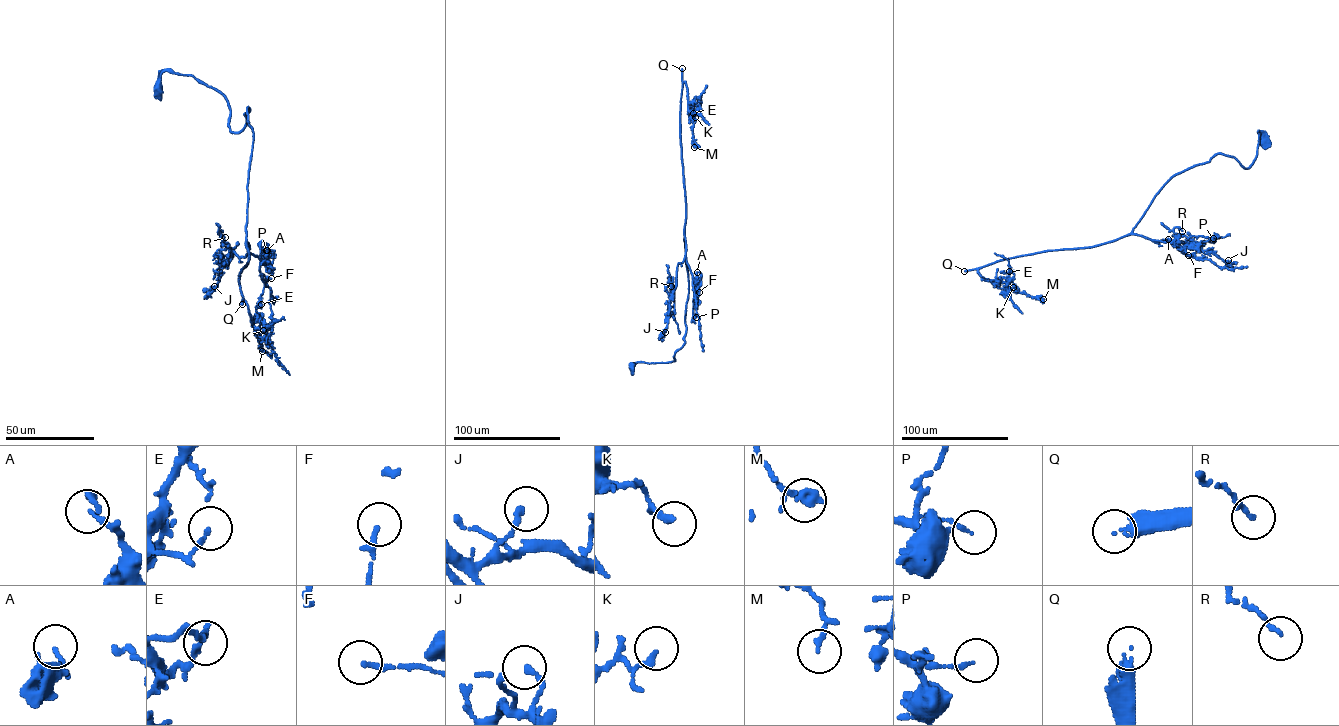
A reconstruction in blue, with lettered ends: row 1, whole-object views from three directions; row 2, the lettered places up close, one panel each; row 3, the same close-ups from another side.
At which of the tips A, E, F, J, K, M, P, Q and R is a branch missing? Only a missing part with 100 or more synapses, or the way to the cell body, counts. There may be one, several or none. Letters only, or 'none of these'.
Q

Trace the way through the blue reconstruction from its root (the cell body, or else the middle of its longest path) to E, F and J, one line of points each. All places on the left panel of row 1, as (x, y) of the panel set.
E: (159, 89), (166, 70), (193, 75), (225, 97), (234, 132), (249, 109), (239, 284), (252, 325), (261, 304)
F: (159, 89), (166, 70), (193, 75), (225, 97), (234, 132), (249, 109), (246, 240), (261, 277), (271, 278)
J: (159, 89), (166, 70), (193, 75), (225, 97), (234, 132), (249, 109), (248, 252), (233, 252), (214, 286)

